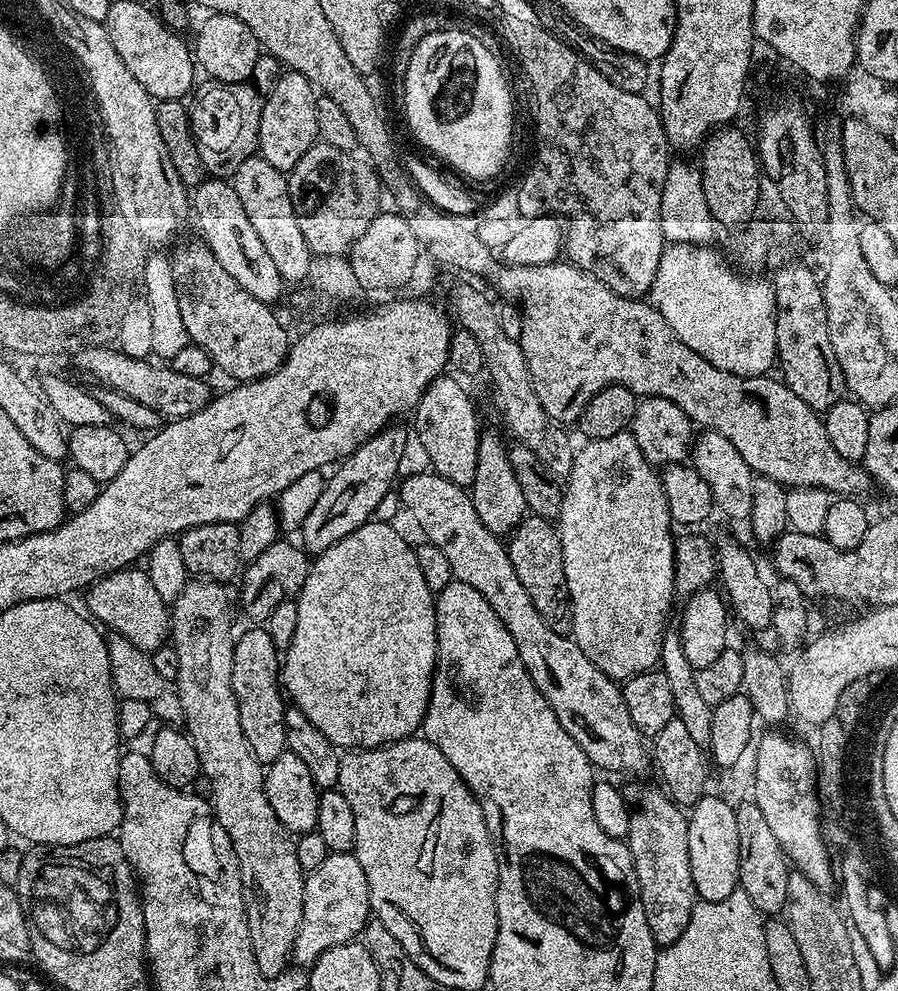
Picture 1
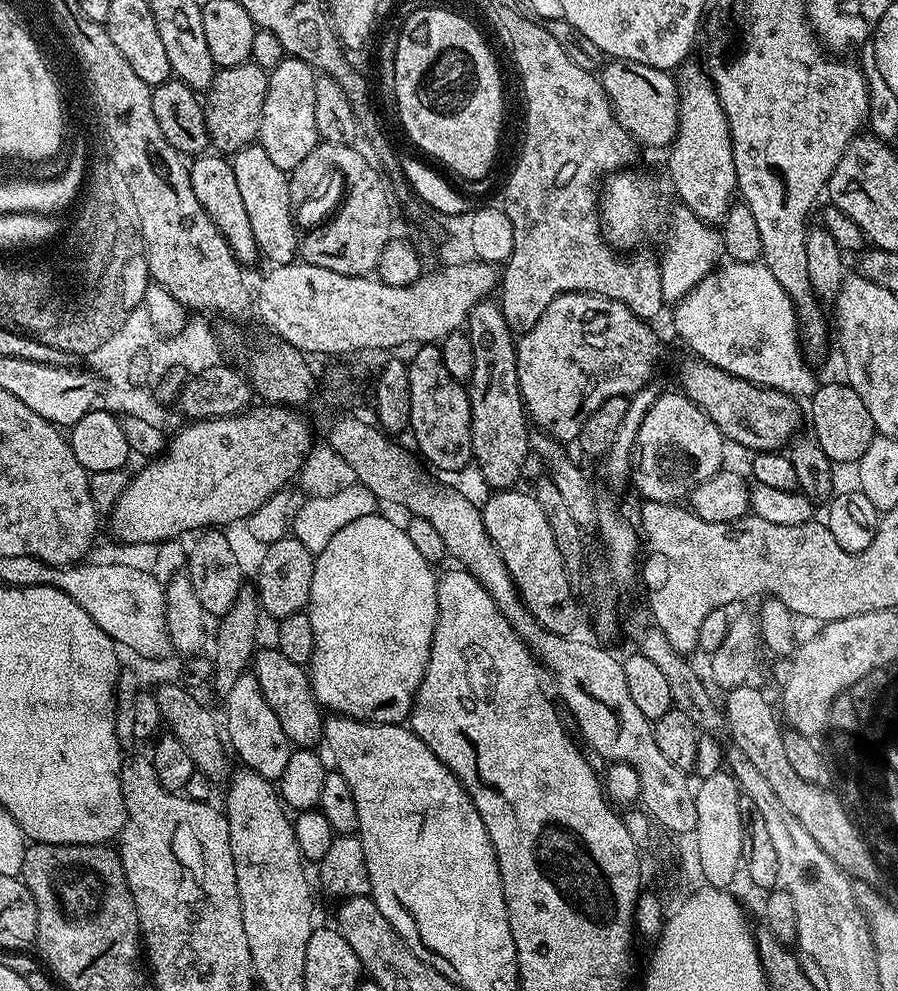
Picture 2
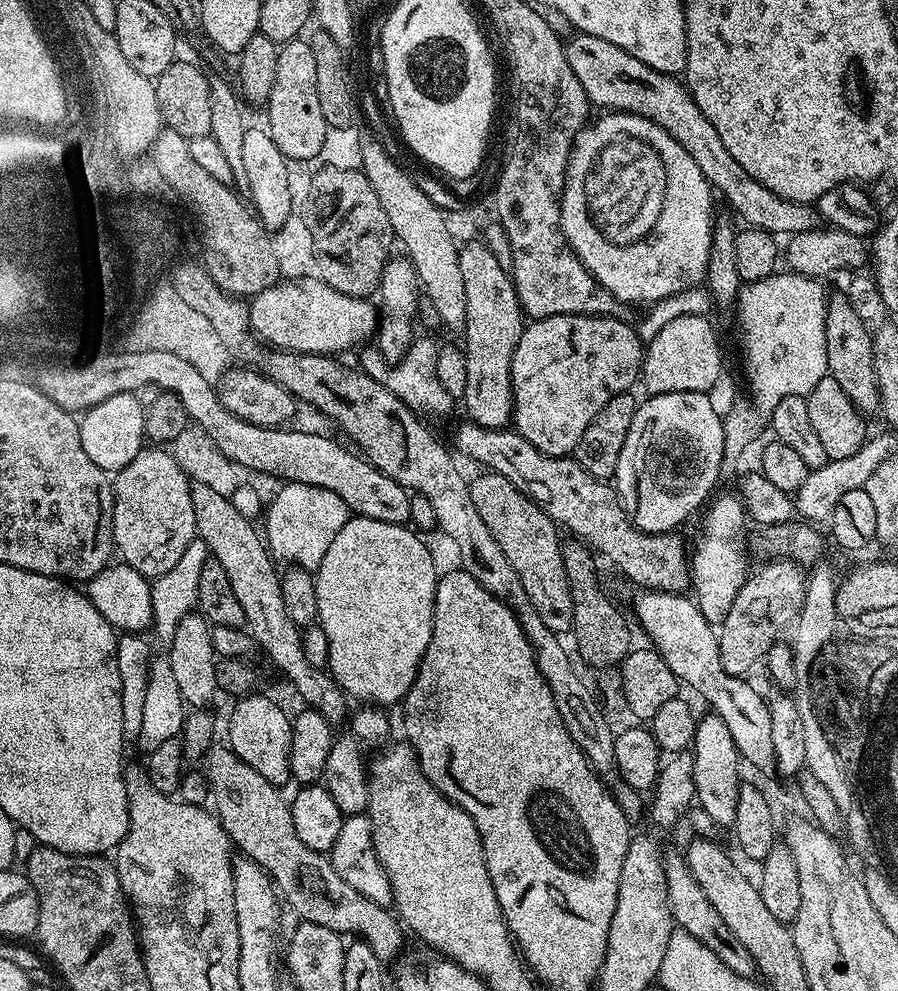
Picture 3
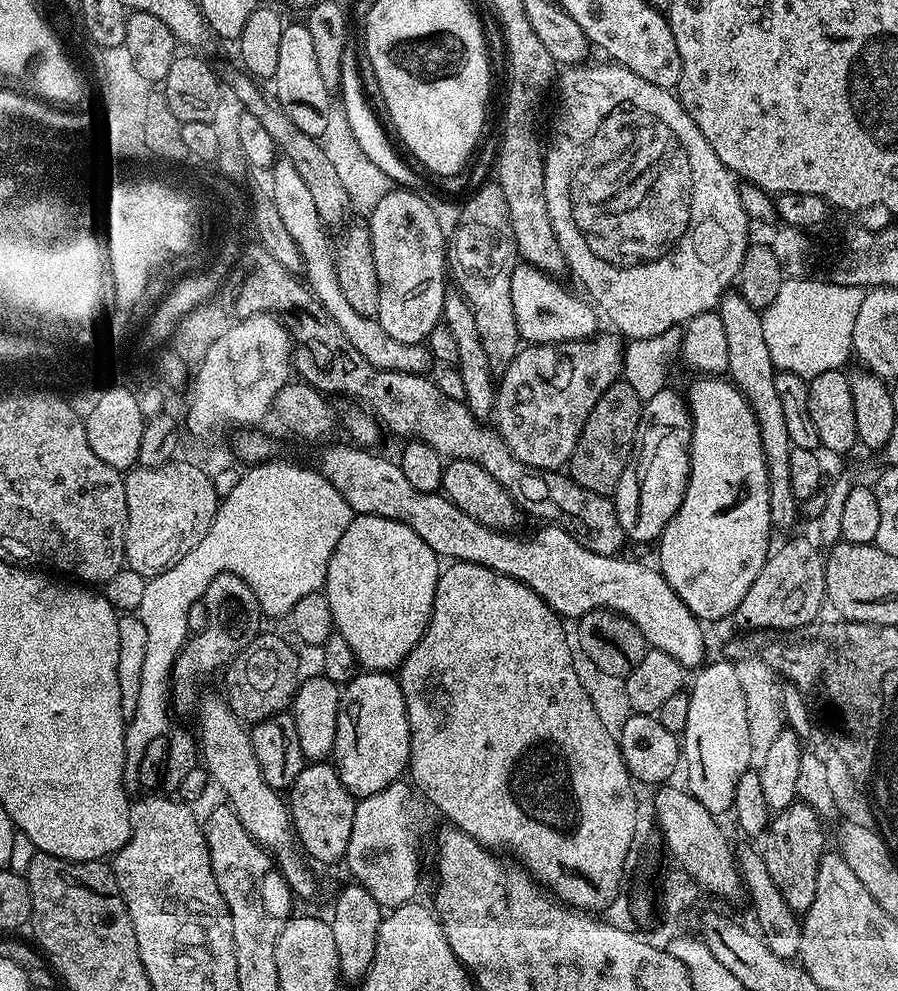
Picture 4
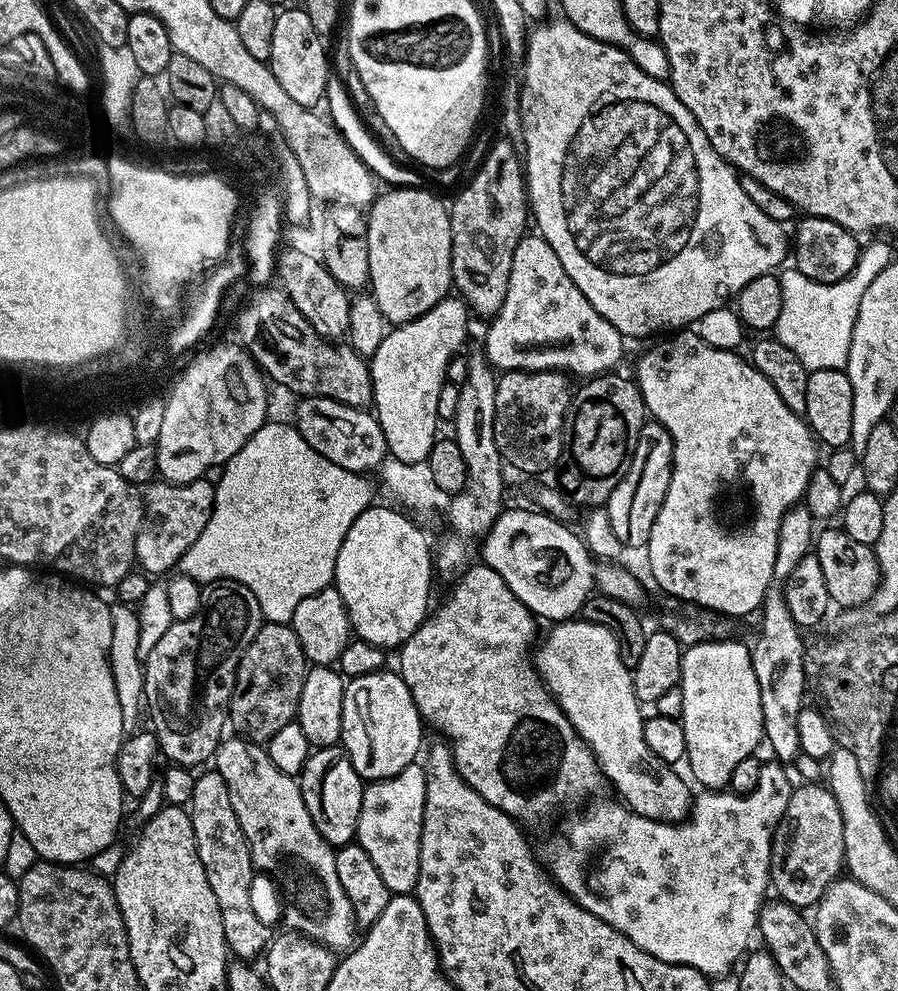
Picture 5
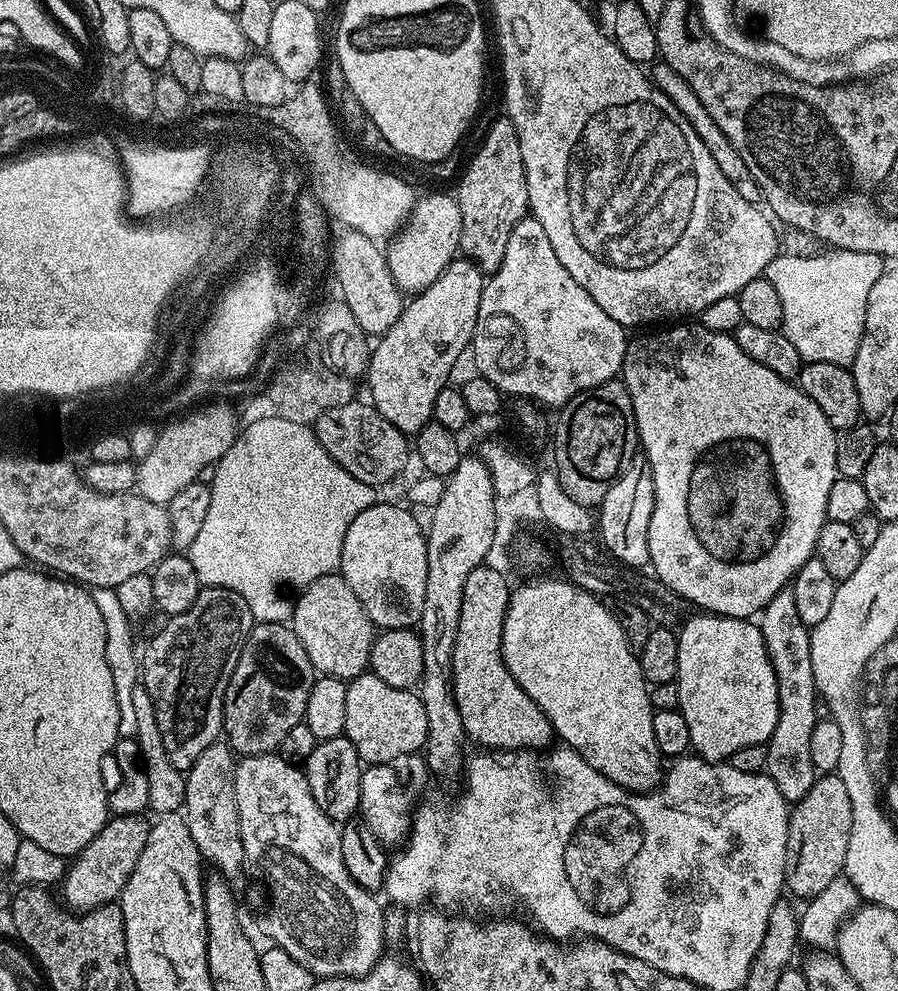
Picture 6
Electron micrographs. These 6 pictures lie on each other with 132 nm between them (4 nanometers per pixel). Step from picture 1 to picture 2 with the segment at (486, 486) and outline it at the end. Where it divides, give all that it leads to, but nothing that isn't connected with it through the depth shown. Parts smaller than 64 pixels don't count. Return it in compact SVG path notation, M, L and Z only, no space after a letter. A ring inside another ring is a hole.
M487 298L476 304L468 315L466 331L474 349L474 374L466 387L472 415L472 459L478 465L489 489L513 487L524 468L524 459L530 456L530 430L520 396L516 369L514 333L506 326L502 310L495 299Z

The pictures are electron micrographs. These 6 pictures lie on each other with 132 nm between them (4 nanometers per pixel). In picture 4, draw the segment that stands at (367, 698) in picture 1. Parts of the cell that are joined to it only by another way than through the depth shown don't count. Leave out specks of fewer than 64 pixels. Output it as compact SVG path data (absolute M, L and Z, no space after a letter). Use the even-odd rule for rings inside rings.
M353 515L350 526L346 526L346 534L342 534L338 546L334 546L322 591L330 602L335 631L346 638L361 669L391 673L399 669L410 650L418 646L432 617L434 590L441 571L442 564L436 552L430 550L410 526L381 516Z

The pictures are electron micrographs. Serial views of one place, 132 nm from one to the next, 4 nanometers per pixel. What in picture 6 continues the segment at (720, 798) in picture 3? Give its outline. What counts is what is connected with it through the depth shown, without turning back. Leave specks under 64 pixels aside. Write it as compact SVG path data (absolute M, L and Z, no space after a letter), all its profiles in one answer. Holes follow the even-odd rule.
M696 614L678 628L676 641L678 642L678 670L674 681L678 690L680 713L686 718L686 727L690 730L691 751L709 762L728 762L732 755L742 746L754 746L755 744L767 745L768 739L774 734L774 726L778 726L778 686L774 678L774 666L770 666L768 651L764 645L764 639L760 633L759 623L751 619L739 620L733 616L714 616L711 614Z

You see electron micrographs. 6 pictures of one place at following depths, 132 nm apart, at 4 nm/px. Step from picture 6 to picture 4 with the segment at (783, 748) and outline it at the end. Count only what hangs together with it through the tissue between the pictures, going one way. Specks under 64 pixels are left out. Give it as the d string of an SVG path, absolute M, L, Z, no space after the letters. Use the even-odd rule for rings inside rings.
M729 290L720 297L718 311L725 328L728 351L727 379L736 385L737 390L750 402L756 415L762 454L768 467L768 485L770 486L770 522L773 529L792 528L796 519L801 519L801 501L796 499L794 489L790 487L790 454L793 447L790 434L786 430L786 417L782 415L782 398L778 398L778 389L774 386L774 378L778 369L770 358L770 350L766 347L766 338L762 334L762 312L752 308L739 291Z

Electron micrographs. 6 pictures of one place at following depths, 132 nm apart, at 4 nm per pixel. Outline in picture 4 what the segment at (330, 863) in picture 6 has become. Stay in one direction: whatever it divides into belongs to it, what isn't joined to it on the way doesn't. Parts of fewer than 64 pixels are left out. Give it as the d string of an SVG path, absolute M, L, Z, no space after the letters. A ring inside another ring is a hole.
M220 694L201 695L198 705L199 716L198 756L203 767L208 770L211 783L215 787L217 784L224 791L223 799L232 805L234 814L238 814L238 822L246 826L246 830L255 838L256 843L274 854L278 872L280 868L285 882L292 887L293 894L296 896L314 895L316 880L312 877L311 870L307 868L309 865L294 847L292 815L288 813L285 797L277 789L271 788L266 778L262 778L262 770L258 766L258 758L254 758L252 737L245 721L239 720L232 713L227 699Z

